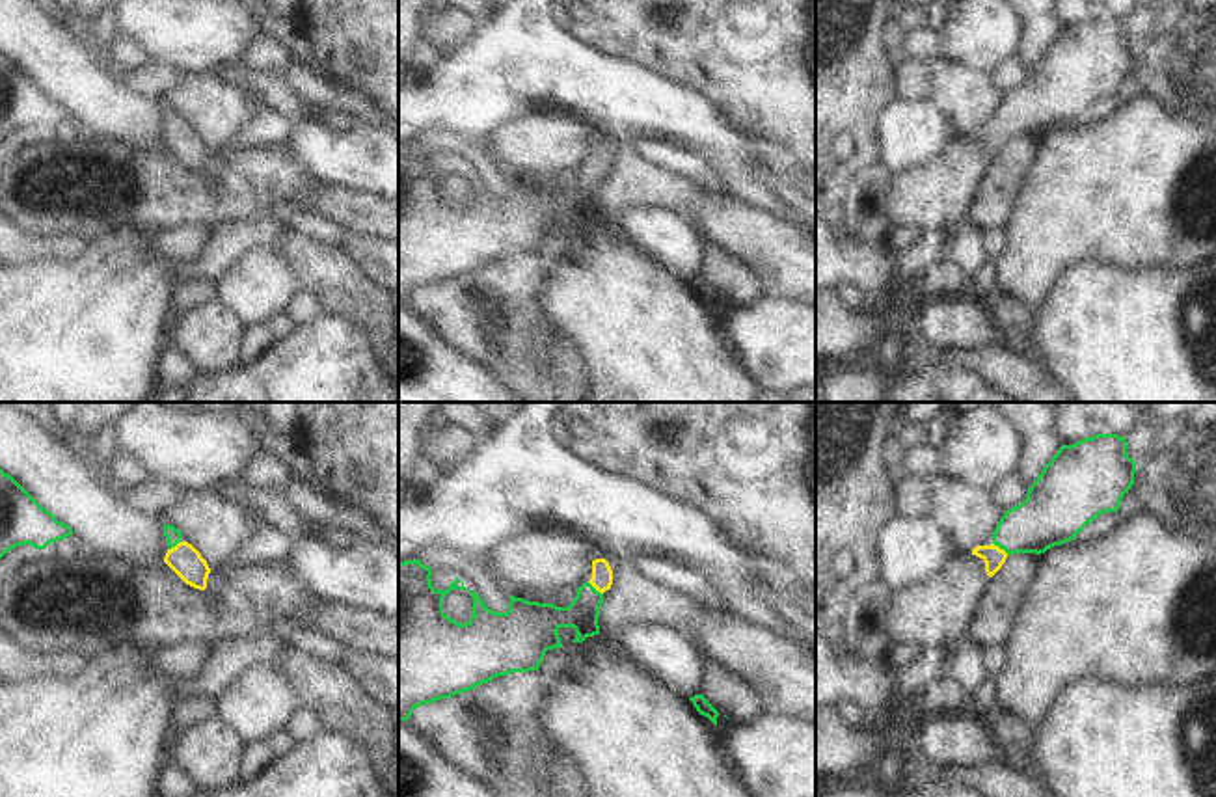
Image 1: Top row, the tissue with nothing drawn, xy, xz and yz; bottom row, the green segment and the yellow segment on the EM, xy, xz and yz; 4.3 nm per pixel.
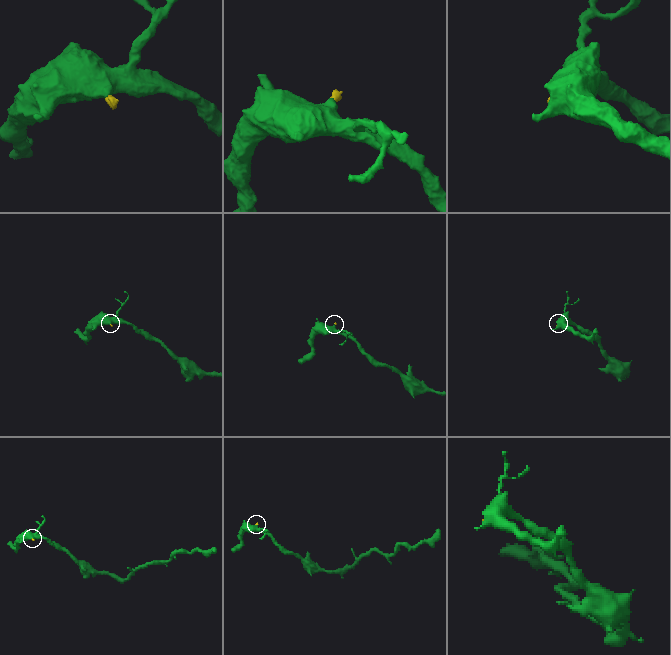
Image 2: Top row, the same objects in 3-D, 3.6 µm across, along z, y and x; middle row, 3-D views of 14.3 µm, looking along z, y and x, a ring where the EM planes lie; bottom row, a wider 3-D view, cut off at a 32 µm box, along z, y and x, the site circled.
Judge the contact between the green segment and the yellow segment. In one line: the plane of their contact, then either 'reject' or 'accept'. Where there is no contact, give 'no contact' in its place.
xz | accept

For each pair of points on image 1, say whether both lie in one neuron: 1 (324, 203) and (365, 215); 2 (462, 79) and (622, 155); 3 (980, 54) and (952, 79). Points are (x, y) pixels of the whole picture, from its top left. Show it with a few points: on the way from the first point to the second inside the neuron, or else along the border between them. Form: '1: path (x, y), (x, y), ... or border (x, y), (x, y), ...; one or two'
1: path (334, 203), (356, 211); one
2: border (583, 118), (604, 135), (637, 142); two
3: border (941, 56), (991, 73); two

